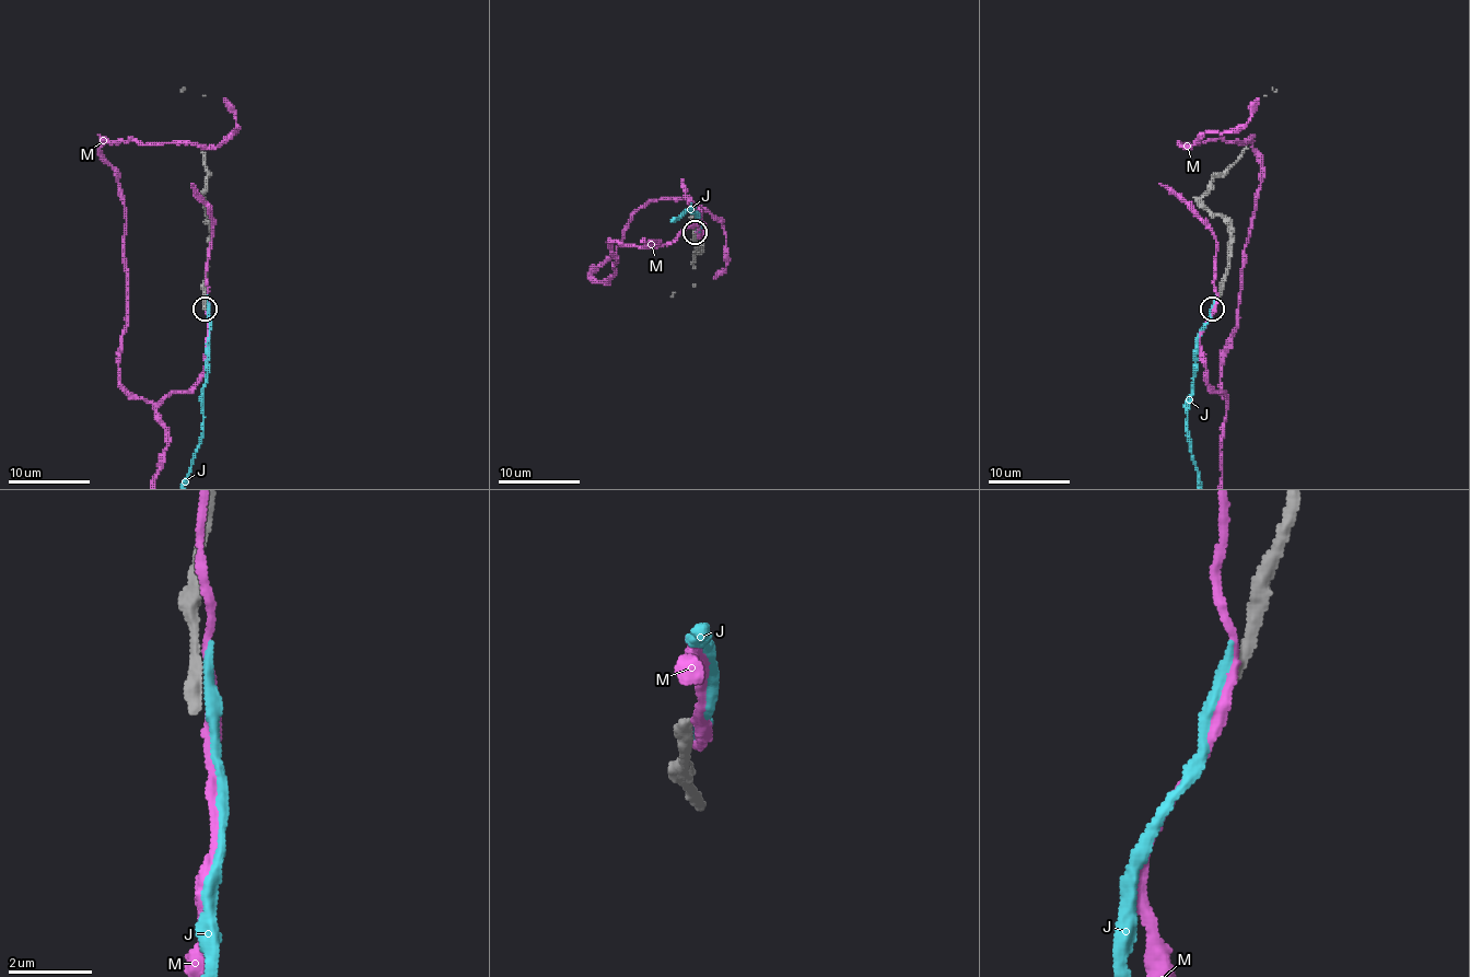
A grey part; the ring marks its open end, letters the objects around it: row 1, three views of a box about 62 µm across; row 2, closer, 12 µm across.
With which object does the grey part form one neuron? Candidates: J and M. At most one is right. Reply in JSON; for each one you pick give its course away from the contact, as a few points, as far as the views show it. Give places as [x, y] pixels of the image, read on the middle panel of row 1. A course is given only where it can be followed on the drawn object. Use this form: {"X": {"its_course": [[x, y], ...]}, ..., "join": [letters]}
{"join": []}

